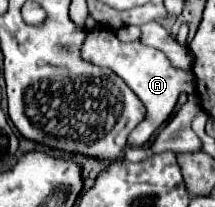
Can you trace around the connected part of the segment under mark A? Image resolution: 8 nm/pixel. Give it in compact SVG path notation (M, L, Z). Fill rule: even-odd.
M99 29L87 31L87 37L81 45L81 57L85 61L91 61L93 65L111 69L143 101L147 115L145 115L143 123L139 123L129 135L129 145L133 145L133 147L147 143L151 139L151 135L169 119L169 115L173 113L175 103L183 91L187 91L187 93L195 91L195 75L191 71L173 67L163 51L151 49L151 47L141 47L141 43L137 43L137 41L123 43L117 39L115 33L109 33L109 31L99 31Z

